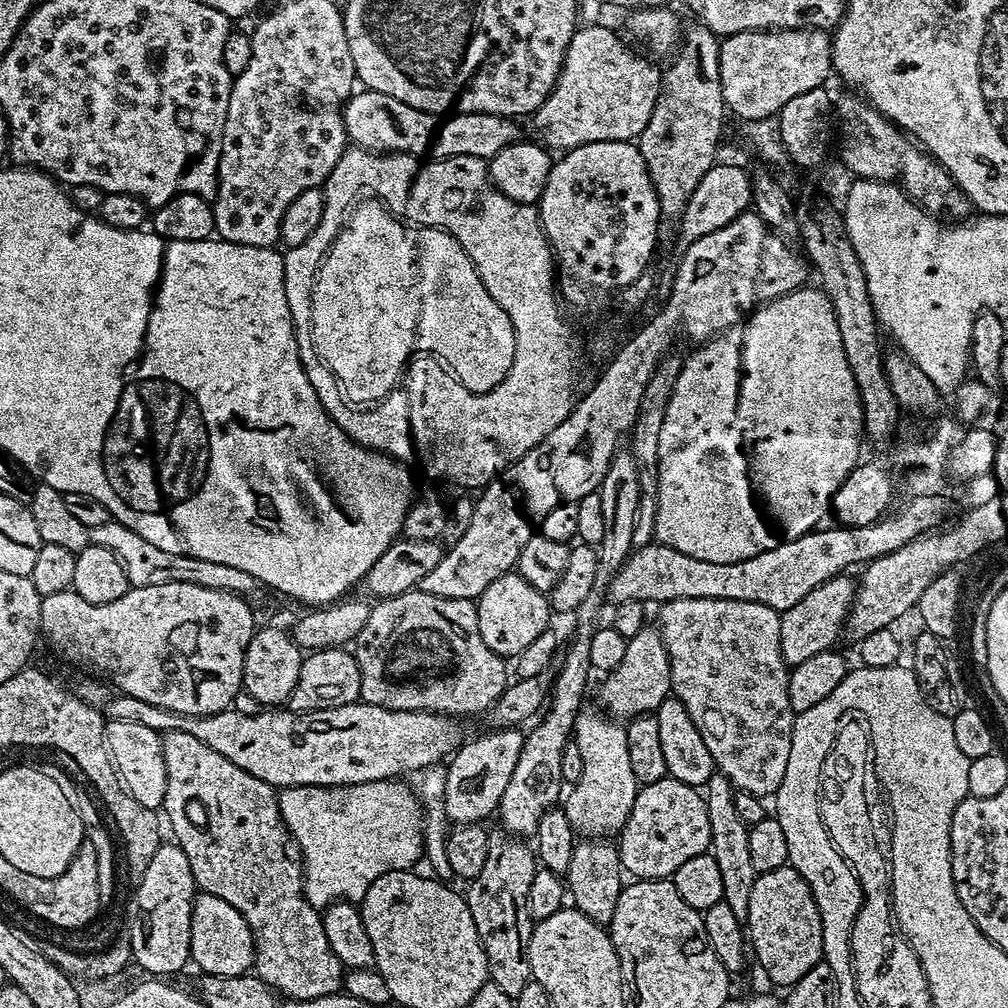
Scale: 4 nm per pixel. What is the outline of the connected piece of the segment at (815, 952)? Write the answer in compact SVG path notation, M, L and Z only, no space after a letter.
M785 866L757 875L754 888L750 893L746 936L750 941L751 955L752 952L756 955L761 970L776 984L784 984L783 986L797 984L803 976L810 974L810 970L815 964L823 961L822 918L818 914L814 894L810 890L810 886L806 886L806 878L802 878L802 874L798 874L798 870L794 870L791 866Z

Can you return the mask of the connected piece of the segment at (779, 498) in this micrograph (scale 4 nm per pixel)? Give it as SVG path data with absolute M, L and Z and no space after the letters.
M805 286L796 288L793 292L787 292L784 296L776 296L766 304L761 304L755 312L747 318L735 324L727 332L721 332L720 335L712 337L711 340L699 345L695 349L696 353L692 357L685 359L681 366L681 373L678 374L677 382L674 383L673 393L670 394L669 405L666 406L665 424L662 426L661 434L658 439L658 494L657 494L657 520L655 539L659 543L670 546L674 550L682 550L682 554L690 554L690 558L702 558L702 562L742 562L751 556L762 554L774 546L778 546L784 540L797 540L800 536L813 531L816 524L824 515L829 515L832 500L843 483L846 482L847 476L861 463L860 457L860 440L862 441L862 421L861 421L861 404L859 390L856 388L854 374L851 373L851 366L846 358L846 350L842 346L842 334L838 334L838 322L832 309L832 302L824 295L819 287Z

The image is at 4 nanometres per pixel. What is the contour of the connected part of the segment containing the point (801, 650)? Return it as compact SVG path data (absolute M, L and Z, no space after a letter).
M851 575L833 576L822 586L810 590L802 602L790 606L790 610L780 613L780 645L785 664L791 666L798 662L806 662L806 658L814 658L814 654L822 654L833 647L836 639L841 639L844 630L844 619L848 609L852 607L852 599L856 597L856 584Z

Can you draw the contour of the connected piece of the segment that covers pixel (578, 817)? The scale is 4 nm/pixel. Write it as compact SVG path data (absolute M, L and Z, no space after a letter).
M584 710L576 717L574 743L582 750L582 778L571 785L572 793L563 797L562 807L577 837L612 838L623 830L634 810L638 785L630 766L627 727L603 711L595 711Z

